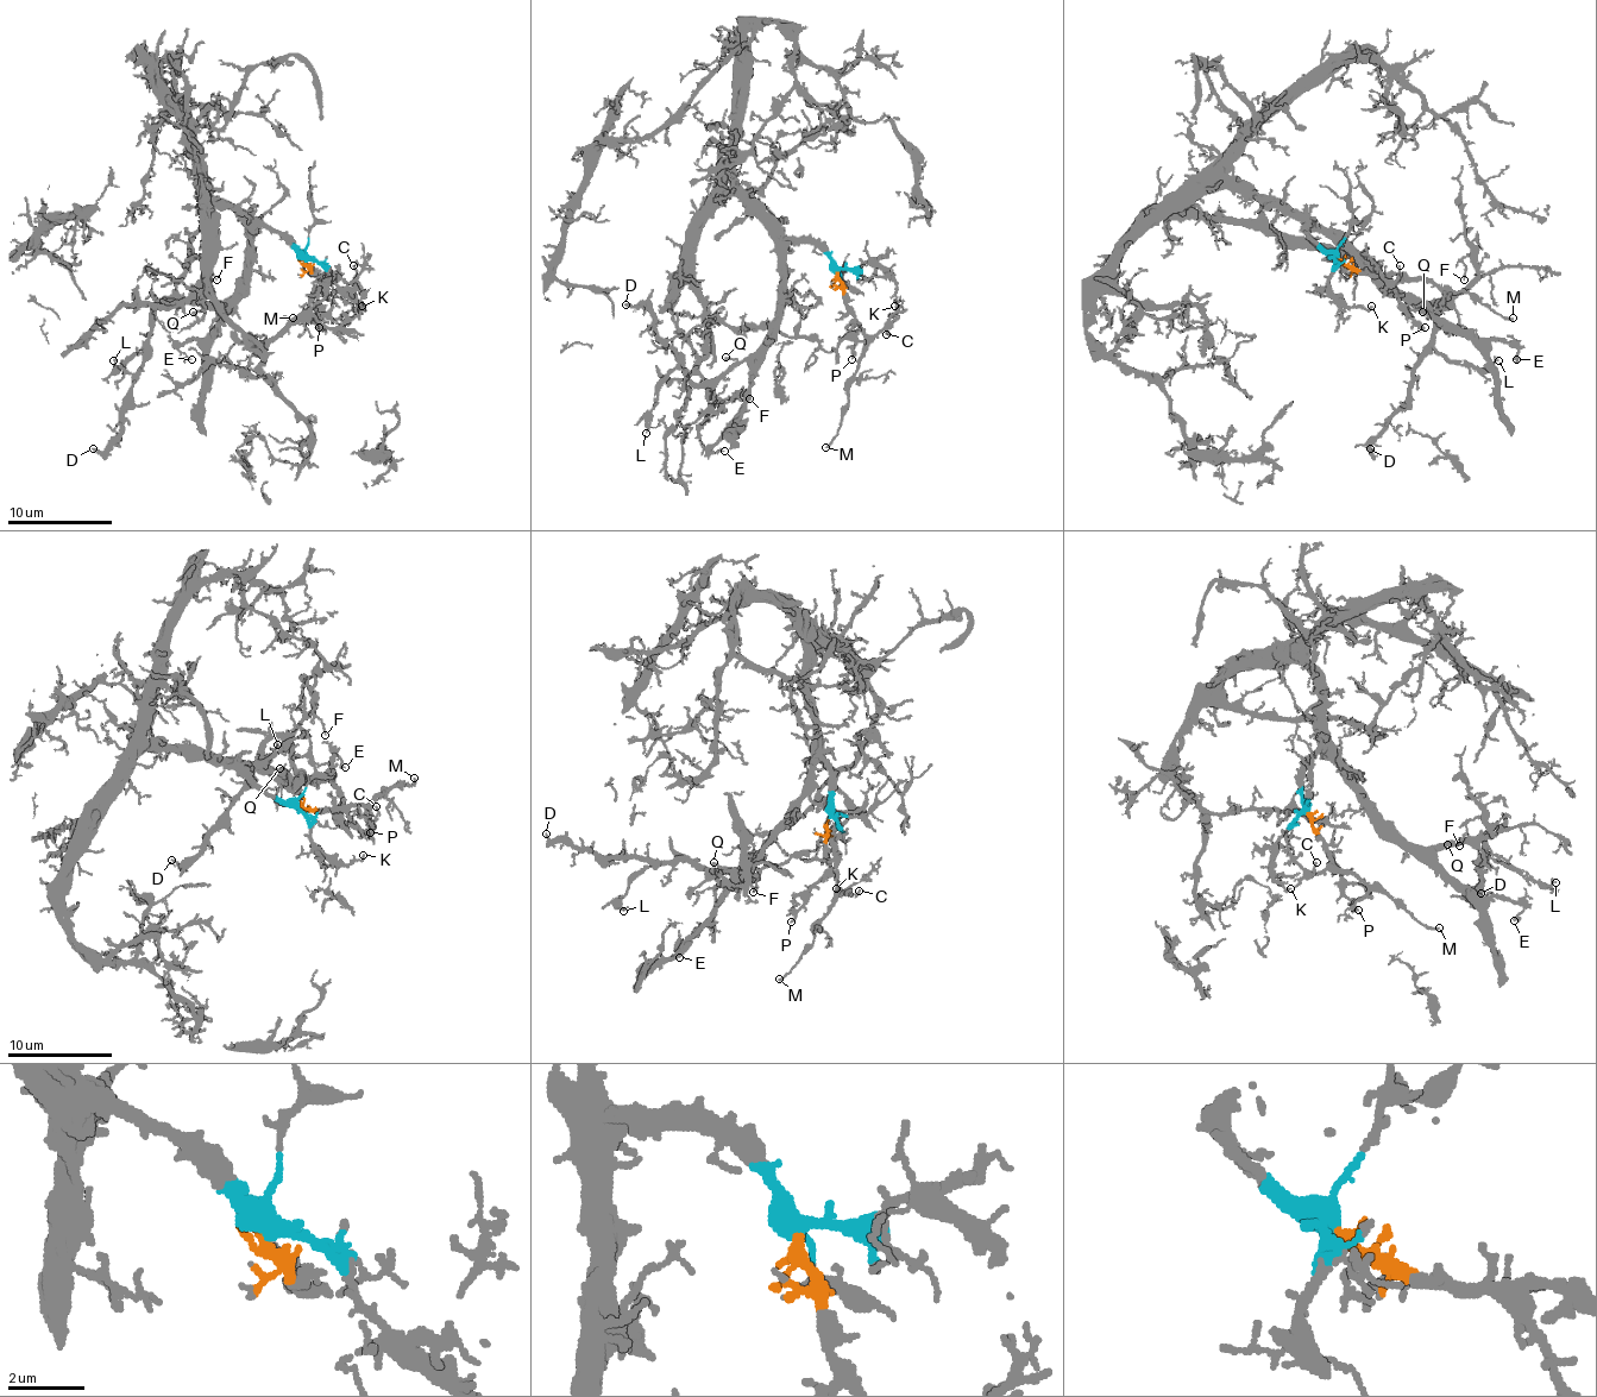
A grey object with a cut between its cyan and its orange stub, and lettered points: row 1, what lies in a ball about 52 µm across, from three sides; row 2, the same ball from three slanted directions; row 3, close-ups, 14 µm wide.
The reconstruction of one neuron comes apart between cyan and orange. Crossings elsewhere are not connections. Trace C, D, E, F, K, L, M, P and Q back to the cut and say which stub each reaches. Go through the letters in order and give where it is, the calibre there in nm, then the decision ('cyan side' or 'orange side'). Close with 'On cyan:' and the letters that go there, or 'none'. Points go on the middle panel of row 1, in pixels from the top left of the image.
C: at (886, 334); 150 nm thick; orange side
D: at (626, 304); 180 nm thick; cyan side
E: at (724, 451); 170 nm thick; cyan side
F: at (749, 398); 120 nm thick; cyan side
K: at (894, 306); 160 nm thick; cyan side
L: at (646, 433); 160 nm thick; cyan side
M: at (825, 447); 160 nm thick; orange side
P: at (852, 359); 280 nm thick; orange side
Q: at (725, 357); 190 nm thick; cyan side
On cyan: D, E, F, K, L, Q

